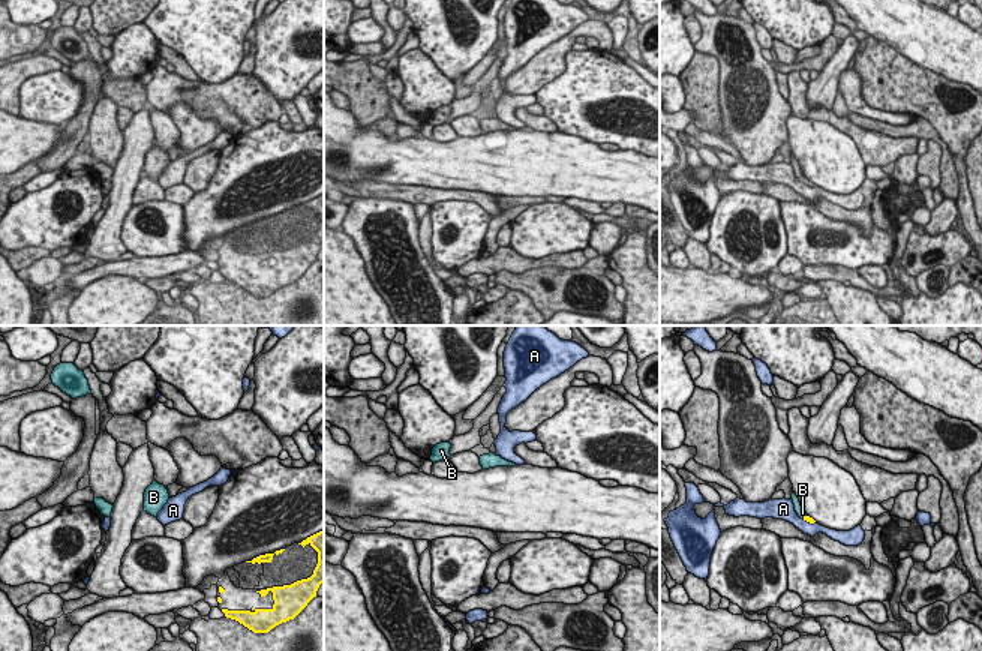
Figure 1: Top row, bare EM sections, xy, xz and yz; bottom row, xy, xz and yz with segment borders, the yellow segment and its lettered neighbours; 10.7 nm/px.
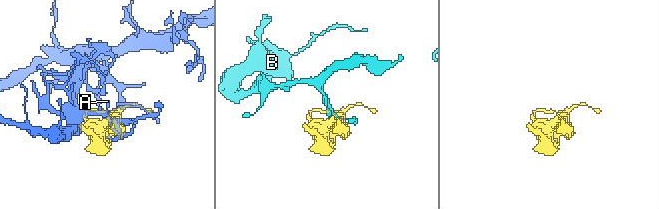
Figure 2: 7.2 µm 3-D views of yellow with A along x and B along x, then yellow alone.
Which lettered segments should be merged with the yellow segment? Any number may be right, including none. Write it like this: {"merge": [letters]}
{"merge": ["B"]}

